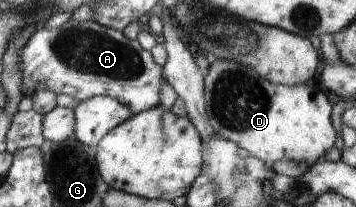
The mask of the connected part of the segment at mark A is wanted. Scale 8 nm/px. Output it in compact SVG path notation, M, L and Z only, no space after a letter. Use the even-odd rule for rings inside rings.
M67 20L62 27L45 25L32 34L29 42L23 45L18 54L20 58L20 75L23 88L22 94L35 94L37 84L45 84L48 90L56 95L65 94L87 101L88 98L103 95L117 99L131 110L132 114L152 109L161 102L162 85L167 82L164 68L152 57L150 51L143 49L137 39L128 39L123 31L104 27L94 20Z

